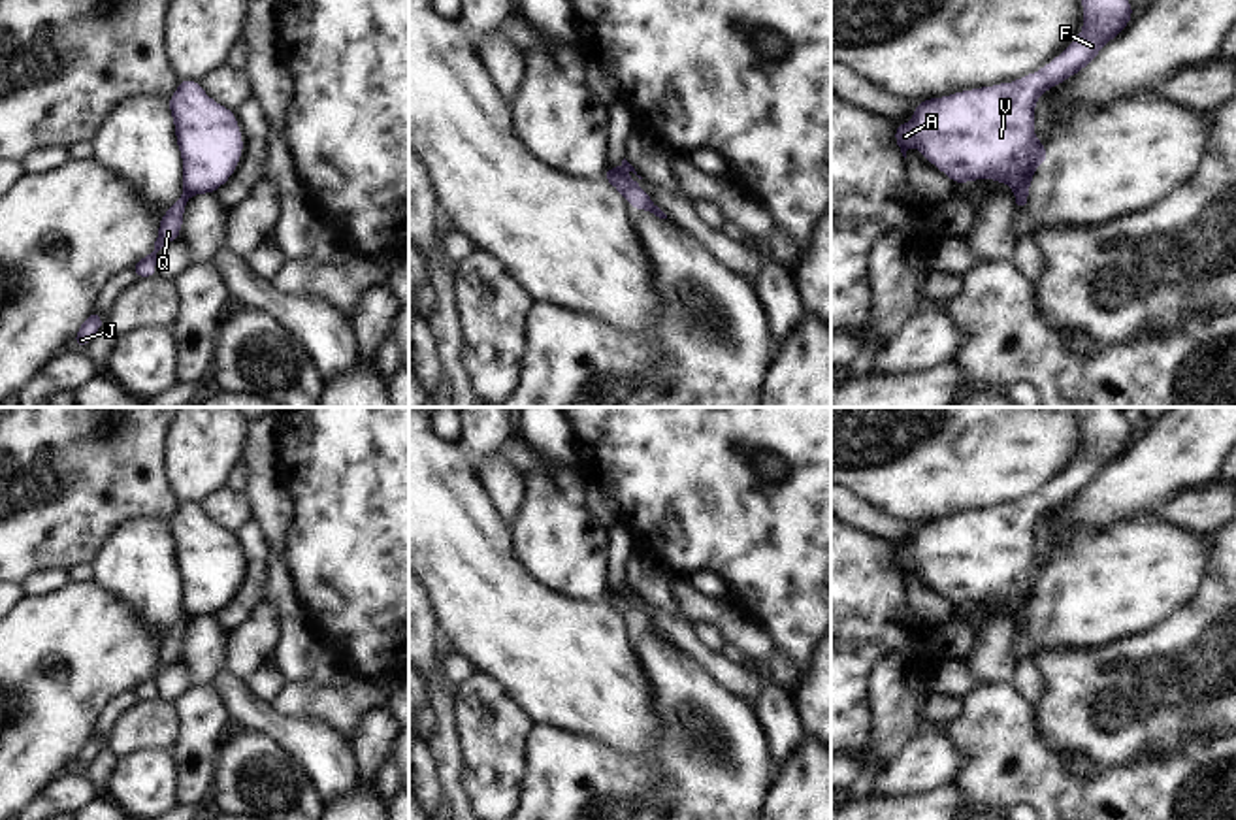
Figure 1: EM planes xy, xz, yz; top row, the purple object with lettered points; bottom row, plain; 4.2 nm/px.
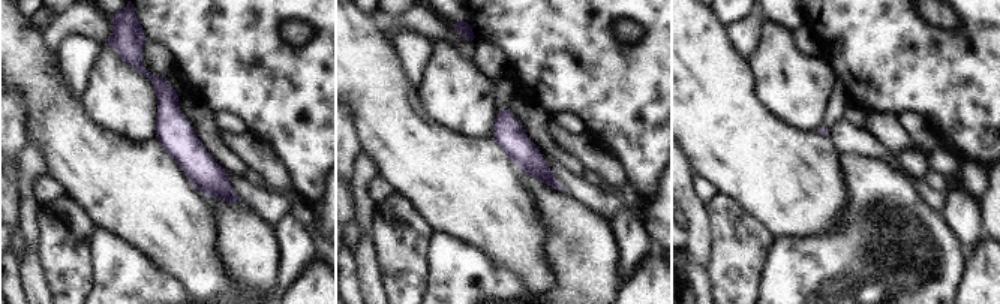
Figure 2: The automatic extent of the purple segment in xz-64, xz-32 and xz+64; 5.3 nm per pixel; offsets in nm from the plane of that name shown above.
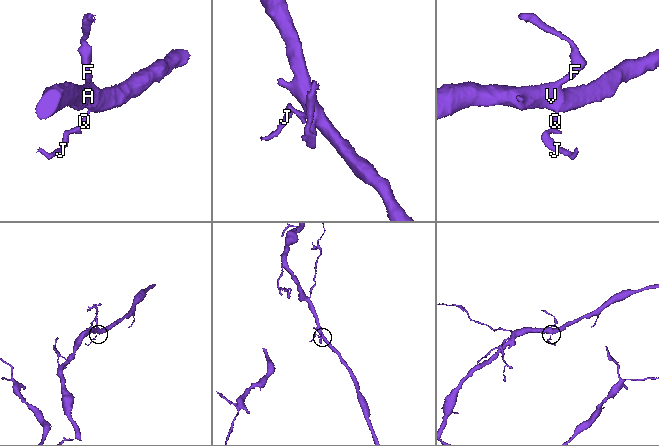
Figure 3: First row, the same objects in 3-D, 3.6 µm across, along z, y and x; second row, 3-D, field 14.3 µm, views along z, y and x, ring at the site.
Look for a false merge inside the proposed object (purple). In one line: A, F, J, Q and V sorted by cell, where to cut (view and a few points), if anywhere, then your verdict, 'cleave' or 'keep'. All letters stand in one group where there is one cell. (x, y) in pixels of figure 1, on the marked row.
groups A F V / J Q; cut xy (183, 191), (187, 196); cleave

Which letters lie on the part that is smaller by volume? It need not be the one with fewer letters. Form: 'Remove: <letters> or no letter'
Remove: J, Q

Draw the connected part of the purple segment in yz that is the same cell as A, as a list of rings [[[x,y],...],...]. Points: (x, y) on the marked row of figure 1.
[[[1082,0],[1082,8],[1082,32],[1042,70],[1012,83],[918,102],[910,123],[895,123],[903,156],[914,145],[955,187],[993,179],[1014,194],[1027,194],[1034,170],[1049,160],[1034,136],[1038,98],[1082,72],[1134,15],[1129,0]]]

